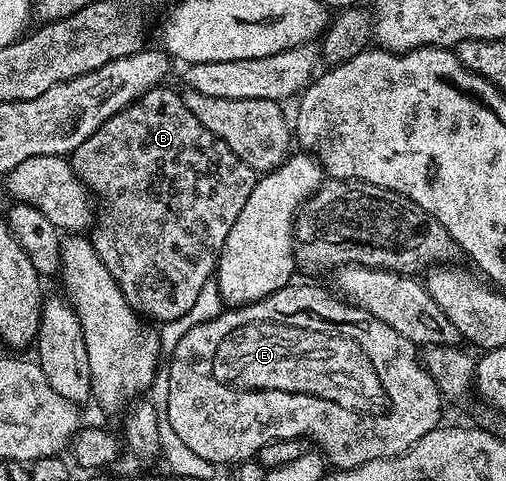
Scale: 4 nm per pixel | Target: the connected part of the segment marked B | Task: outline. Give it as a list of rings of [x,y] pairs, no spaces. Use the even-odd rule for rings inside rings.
[[[165,87],[144,92],[136,102],[119,110],[119,114],[107,118],[71,154],[75,174],[89,187],[100,207],[101,204],[105,207],[102,212],[100,209],[99,223],[91,232],[103,266],[111,270],[111,278],[117,280],[123,298],[127,298],[134,312],[156,322],[183,318],[191,310],[199,290],[214,279],[227,234],[231,234],[235,218],[247,206],[247,198],[251,198],[251,190],[259,179],[258,173],[237,157],[227,142],[211,134],[187,110],[180,91],[172,92]]]

